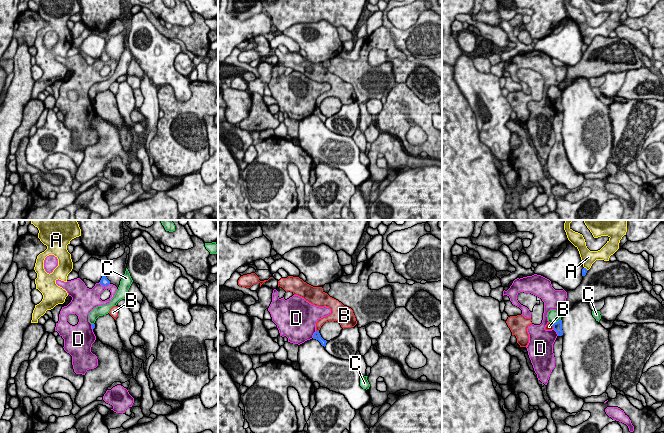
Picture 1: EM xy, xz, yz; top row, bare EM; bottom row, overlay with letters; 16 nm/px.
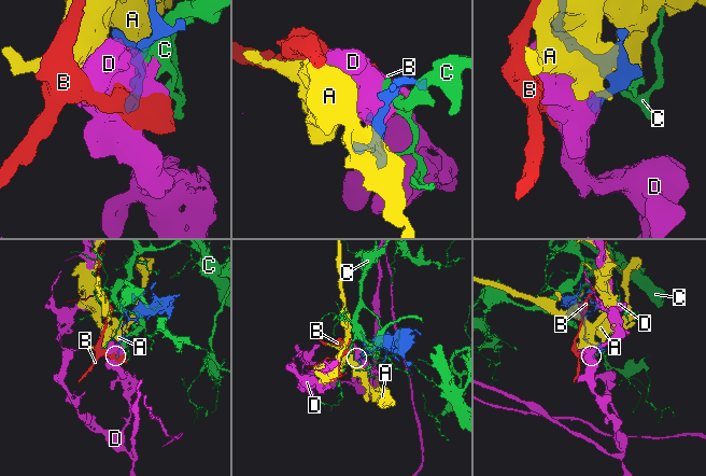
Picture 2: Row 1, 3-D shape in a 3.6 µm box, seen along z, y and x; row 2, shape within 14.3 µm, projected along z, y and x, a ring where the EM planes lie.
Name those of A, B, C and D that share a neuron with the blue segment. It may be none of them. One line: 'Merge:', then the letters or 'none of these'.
Merge: none of these

